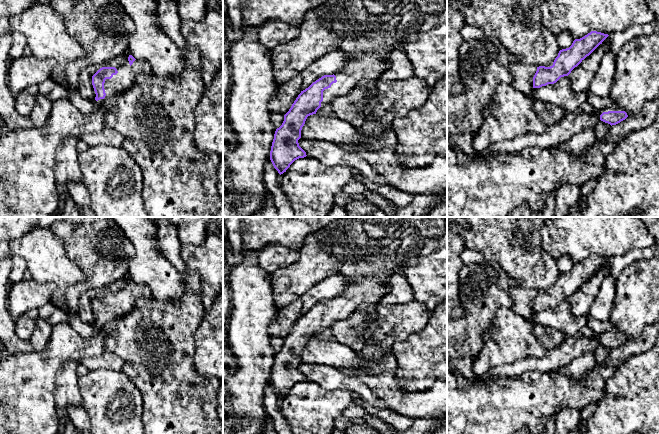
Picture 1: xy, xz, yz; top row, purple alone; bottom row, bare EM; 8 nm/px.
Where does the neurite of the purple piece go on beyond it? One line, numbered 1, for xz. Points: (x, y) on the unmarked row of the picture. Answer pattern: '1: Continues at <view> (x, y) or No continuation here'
1: Continues at xz (361, 290)

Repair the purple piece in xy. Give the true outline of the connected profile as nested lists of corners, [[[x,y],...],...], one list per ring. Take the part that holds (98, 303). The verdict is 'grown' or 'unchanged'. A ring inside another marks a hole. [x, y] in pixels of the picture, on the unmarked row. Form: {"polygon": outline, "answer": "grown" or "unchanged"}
{"polygon": [[[129,279],[120,289],[102,291],[92,300],[95,335],[84,338],[67,321],[60,322],[53,325],[50,339],[42,350],[0,359],[0,434],[59,434],[62,417],[54,397],[58,371],[69,361],[80,362],[85,357],[101,355],[105,351],[104,325],[134,310],[139,299],[151,296],[147,286]]], "answer": "grown"}

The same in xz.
{"polygon": [[[357,275],[350,277],[349,284],[341,295],[324,299],[301,315],[282,349],[276,353],[270,375],[270,384],[281,399],[306,376],[299,370],[301,354],[308,340],[316,338],[321,330],[333,327],[338,320],[349,318],[362,304],[379,302],[388,291],[388,275],[381,279]]], "answer": "grown"}

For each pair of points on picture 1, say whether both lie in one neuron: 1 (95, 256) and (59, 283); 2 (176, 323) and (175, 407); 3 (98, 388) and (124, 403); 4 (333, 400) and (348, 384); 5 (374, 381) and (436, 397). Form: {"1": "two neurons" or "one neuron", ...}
{"1": "two neurons", "2": "one neuron", "3": "one neuron", "4": "two neurons", "5": "one neuron"}

